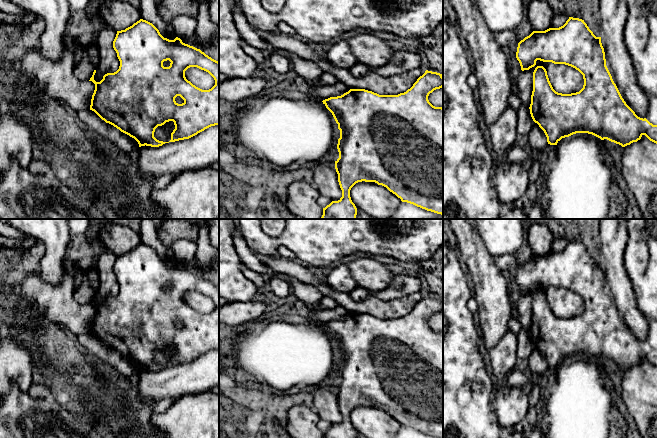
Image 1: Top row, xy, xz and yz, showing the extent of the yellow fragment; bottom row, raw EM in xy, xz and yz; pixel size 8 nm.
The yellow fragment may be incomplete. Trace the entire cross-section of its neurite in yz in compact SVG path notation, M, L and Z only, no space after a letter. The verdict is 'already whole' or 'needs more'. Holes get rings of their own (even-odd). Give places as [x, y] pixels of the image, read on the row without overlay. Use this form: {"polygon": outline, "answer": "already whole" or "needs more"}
{"polygon": "M569 241L559 252L533 255L518 267L516 282L522 295L534 291L540 284L571 290L583 299L584 309L579 316L562 318L553 313L543 290L535 292L529 333L533 345L544 355L548 368L557 369L562 362L576 357L592 358L622 371L637 366L643 359L657 368L657 349L638 341L626 328L606 290L601 261L596 261L584 244Z", "answer": "already whole"}

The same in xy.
{"polygon": "M140 243L125 254L117 255L113 265L113 272L120 285L119 293L114 297L107 297L100 306L94 304L94 294L89 305L95 308L90 334L94 335L102 344L134 362L139 371L159 371L165 367L189 363L205 353L219 349L219 286L212 283L200 273L185 268L176 261L174 264L164 262L159 254L150 246ZM190 291L197 291L208 296L215 304L215 309L209 314L202 314L185 301L185 295ZM173 345L175 353L171 357L169 366L159 365L154 361L155 353L166 346Z", "answer": "already whole"}

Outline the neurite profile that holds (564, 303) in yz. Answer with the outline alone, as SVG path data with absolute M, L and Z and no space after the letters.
M536 285L536 289L520 297L517 303L516 314L523 329L530 331L533 315L533 296L537 290L543 290L553 313L562 318L579 316L584 309L583 299L575 292L565 288Z

